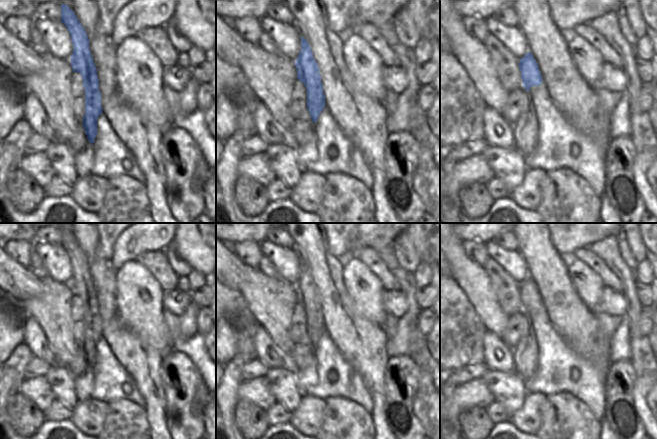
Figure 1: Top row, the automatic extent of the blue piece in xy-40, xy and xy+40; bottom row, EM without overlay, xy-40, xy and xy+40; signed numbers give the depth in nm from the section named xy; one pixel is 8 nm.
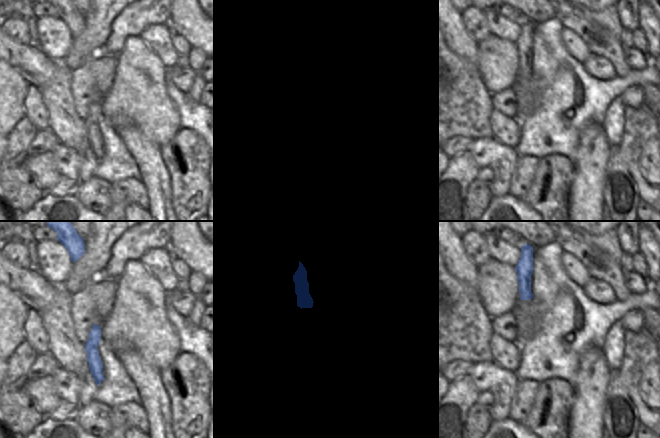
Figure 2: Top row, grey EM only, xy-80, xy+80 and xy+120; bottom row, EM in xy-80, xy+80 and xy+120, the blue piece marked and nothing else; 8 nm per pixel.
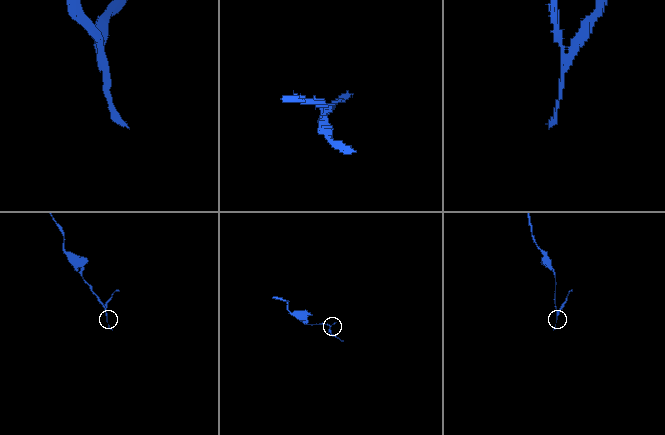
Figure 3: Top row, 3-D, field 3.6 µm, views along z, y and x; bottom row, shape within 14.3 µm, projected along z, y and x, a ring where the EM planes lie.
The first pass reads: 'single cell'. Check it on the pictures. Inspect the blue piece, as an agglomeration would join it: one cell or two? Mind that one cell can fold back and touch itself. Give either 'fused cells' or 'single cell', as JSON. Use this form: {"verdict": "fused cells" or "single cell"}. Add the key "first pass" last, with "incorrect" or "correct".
{"verdict": "fused cells", "first pass": "incorrect"}

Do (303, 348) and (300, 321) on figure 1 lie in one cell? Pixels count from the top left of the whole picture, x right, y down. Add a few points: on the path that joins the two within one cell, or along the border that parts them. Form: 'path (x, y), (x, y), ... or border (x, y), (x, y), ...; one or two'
border (307, 333), (295, 342); two

